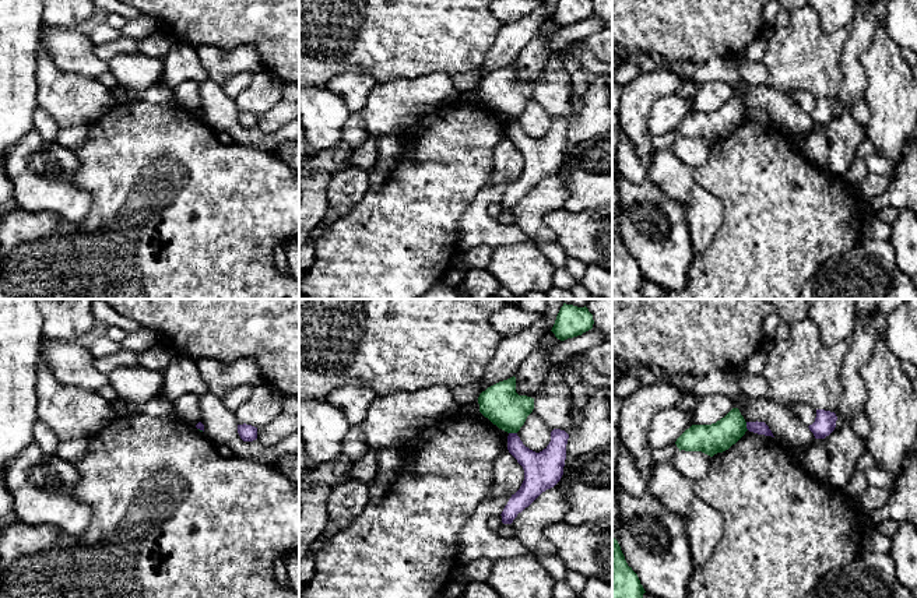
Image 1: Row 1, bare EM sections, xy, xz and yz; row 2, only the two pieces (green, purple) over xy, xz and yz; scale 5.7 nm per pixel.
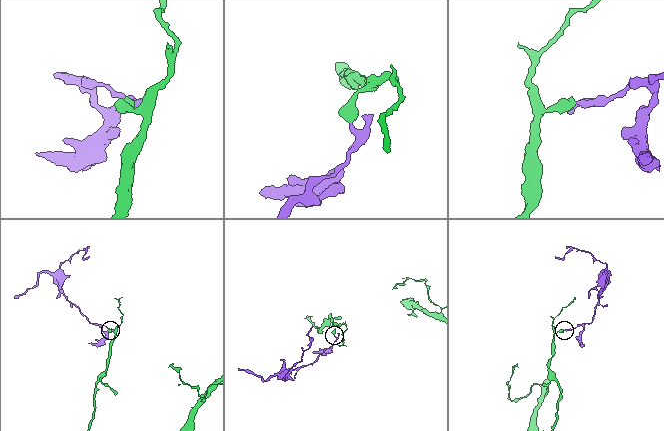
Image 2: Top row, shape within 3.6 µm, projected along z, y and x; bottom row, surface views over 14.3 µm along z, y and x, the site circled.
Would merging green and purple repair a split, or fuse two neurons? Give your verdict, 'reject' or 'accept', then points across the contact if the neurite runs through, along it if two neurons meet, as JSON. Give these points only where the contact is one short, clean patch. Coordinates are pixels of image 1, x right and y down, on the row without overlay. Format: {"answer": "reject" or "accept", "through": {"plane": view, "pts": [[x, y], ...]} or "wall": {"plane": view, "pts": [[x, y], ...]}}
{"answer": "reject", "wall": {"plane": "xz", "pts": [[509, 119], [516, 120]]}}

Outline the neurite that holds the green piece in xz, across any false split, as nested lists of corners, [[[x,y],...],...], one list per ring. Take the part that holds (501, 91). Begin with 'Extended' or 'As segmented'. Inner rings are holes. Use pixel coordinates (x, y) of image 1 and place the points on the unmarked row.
As segmented. [[[516,64],[499,68],[478,84],[479,99],[507,120],[517,120],[534,96],[534,85],[516,80]]]

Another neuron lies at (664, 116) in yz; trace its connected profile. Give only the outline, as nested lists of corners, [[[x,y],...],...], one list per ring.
[[[675,94],[658,99],[649,112],[647,130],[656,137],[672,131],[689,116],[689,99],[679,98]]]

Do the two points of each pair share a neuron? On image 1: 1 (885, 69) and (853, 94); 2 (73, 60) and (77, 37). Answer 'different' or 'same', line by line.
1: different
2: same

